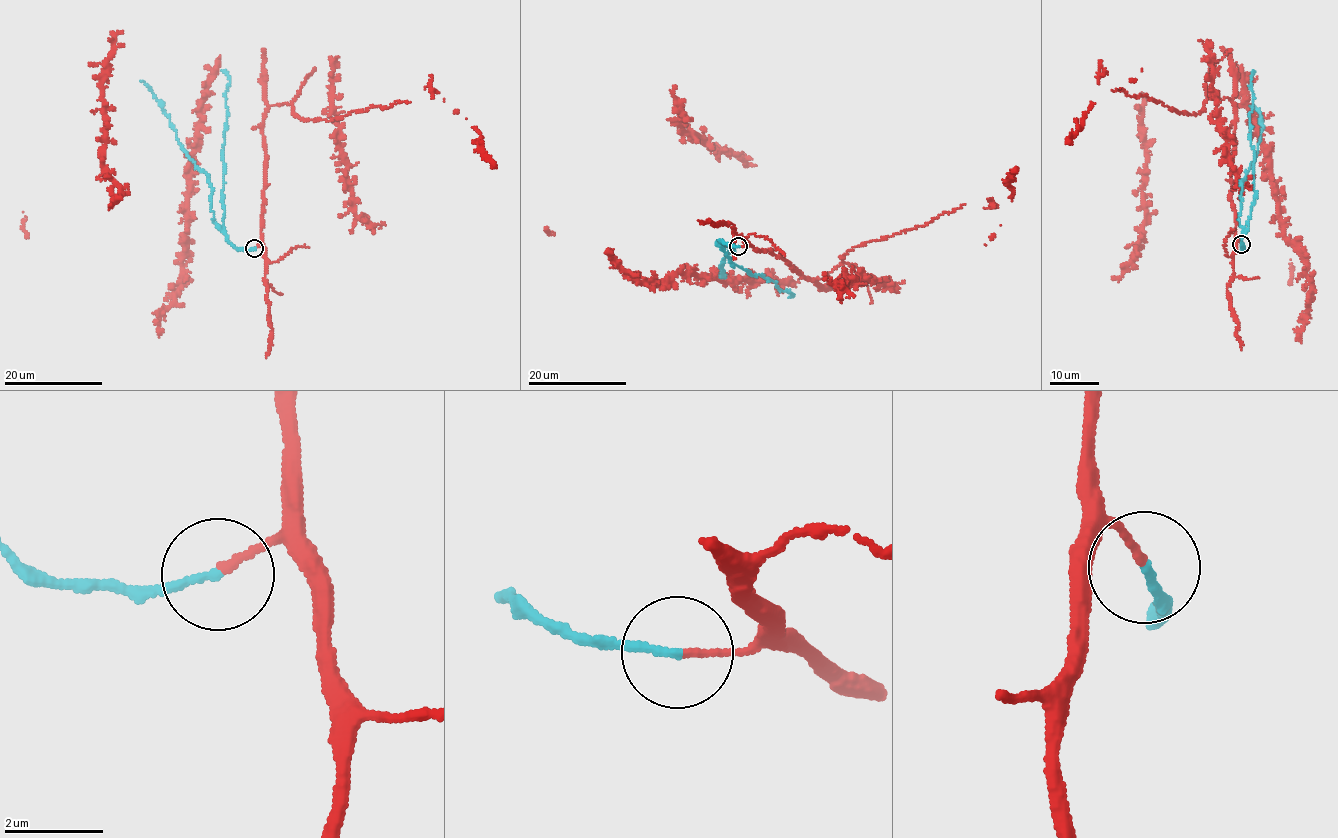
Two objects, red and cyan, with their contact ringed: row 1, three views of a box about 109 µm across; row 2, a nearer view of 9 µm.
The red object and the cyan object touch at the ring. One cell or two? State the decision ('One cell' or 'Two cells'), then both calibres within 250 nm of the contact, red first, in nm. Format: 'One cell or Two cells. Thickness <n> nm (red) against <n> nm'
One cell. Thickness 130 nm (red) against 160 nm

